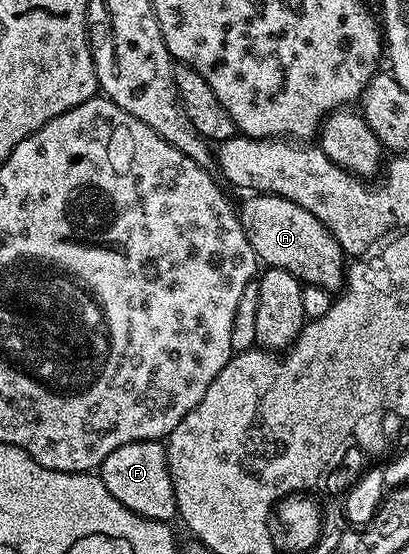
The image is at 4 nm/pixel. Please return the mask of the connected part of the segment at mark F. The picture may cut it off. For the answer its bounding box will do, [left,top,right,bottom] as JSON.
[98,440,177,522]

